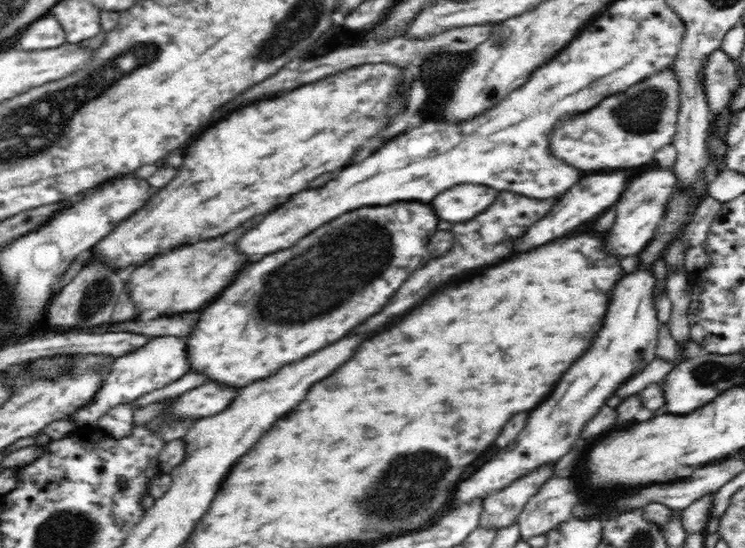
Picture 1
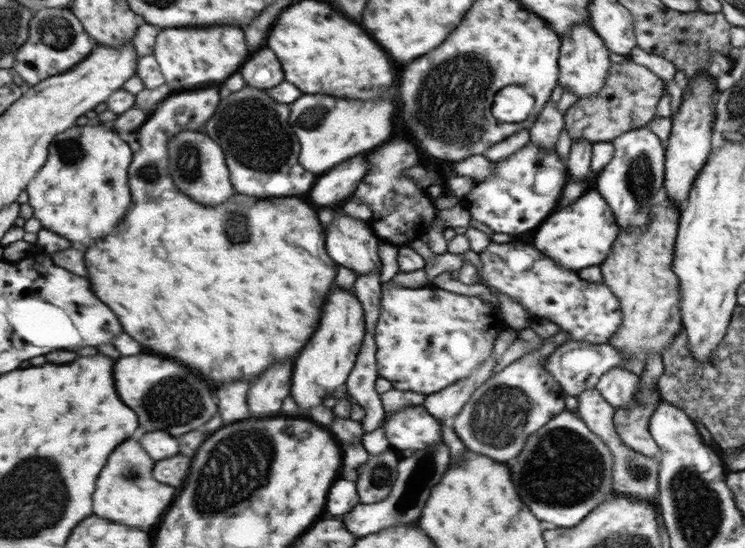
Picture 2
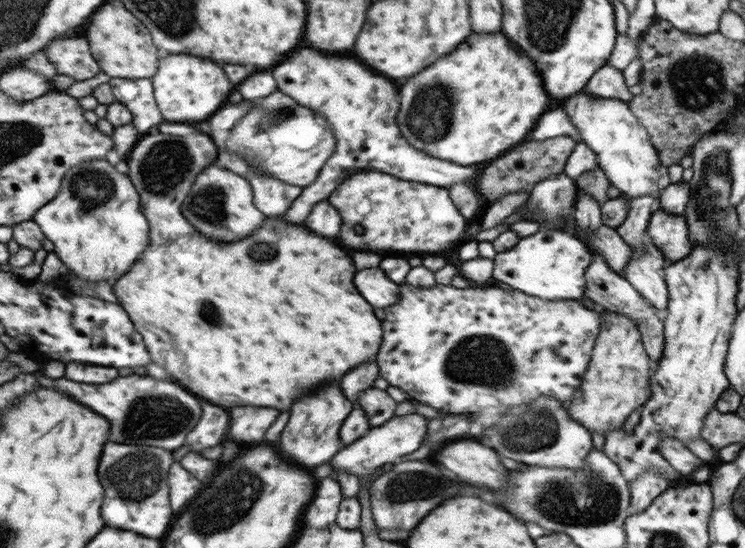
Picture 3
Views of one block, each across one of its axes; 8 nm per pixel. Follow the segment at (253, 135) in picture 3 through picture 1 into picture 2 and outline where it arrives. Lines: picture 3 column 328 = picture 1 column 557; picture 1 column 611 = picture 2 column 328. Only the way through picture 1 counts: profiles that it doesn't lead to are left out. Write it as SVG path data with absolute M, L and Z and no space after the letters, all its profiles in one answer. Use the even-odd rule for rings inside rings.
M304 94L290 103L294 108L292 130L302 140L302 164L310 172L326 172L350 158L378 147L390 138L390 116L394 112L388 96L374 101L322 94Z

